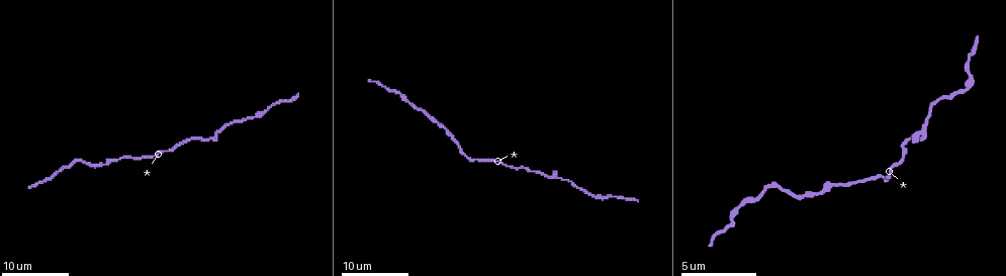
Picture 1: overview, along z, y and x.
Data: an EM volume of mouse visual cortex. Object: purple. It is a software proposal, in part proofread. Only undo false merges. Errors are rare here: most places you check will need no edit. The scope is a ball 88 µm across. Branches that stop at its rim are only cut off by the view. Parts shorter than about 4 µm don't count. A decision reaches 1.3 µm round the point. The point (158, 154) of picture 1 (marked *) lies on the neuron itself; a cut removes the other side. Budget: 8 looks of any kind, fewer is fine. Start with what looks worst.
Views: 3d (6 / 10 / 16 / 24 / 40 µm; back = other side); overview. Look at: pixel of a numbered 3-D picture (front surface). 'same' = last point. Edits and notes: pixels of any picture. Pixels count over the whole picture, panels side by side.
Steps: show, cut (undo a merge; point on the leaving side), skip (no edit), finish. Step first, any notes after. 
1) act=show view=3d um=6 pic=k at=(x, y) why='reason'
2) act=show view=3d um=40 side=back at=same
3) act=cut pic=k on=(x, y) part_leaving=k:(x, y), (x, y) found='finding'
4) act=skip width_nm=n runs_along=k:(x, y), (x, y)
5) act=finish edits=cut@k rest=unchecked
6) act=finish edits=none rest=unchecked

act=show view=3d um=16 pic=1 at=(926, 127) why='three-way junction'

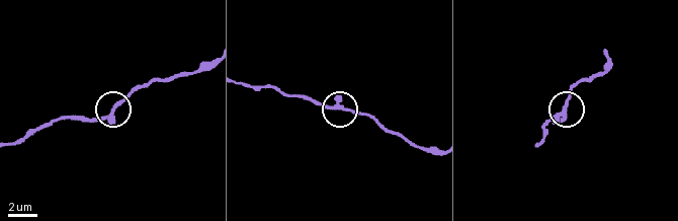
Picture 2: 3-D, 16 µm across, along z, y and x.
act=show view=3d um=6 pic=2 at=(566, 109) why='zoom in'

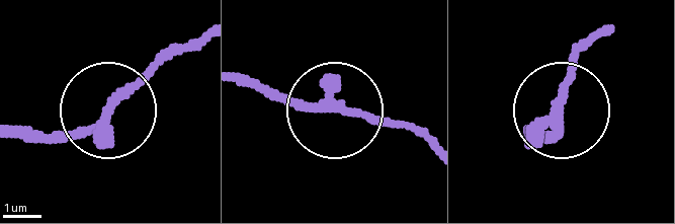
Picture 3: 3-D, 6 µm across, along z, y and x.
act=skip width_nm=220 found='continuous, no second neuron'

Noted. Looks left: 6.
act=show view=3d um=24 pic=1 at=(816, 193) why='thin neck'

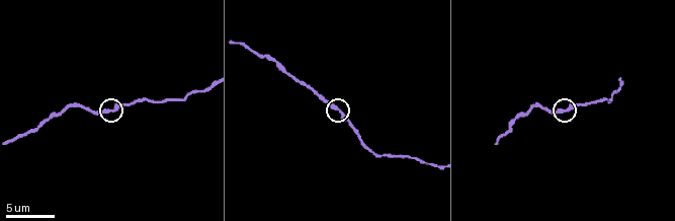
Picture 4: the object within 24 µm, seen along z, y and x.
act=show view=3d um=10 pic=4 at=(341, 111)

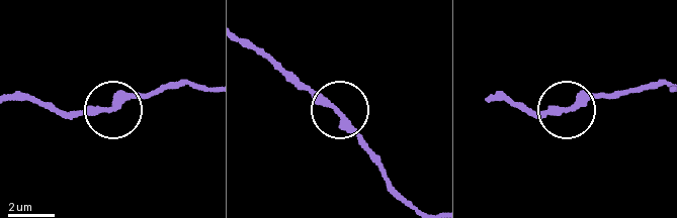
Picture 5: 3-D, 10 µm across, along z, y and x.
act=skip width_nm=280 runs_along=5:(660, 87), (590, 92), (566, 110), (522, 110) found='all the same neuron'

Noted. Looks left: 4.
act=show view=3d um=24 pic=1 at=(251, 117) why='calibre changes'

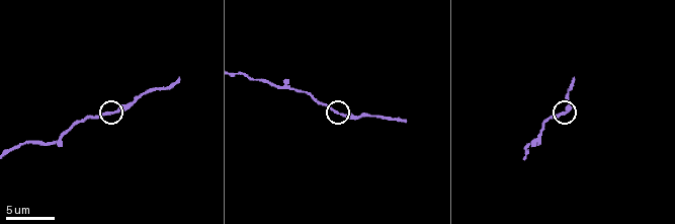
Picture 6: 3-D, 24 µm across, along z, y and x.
act=show view=3d um=6 pic=6 at=(115, 113) why='zoom in'

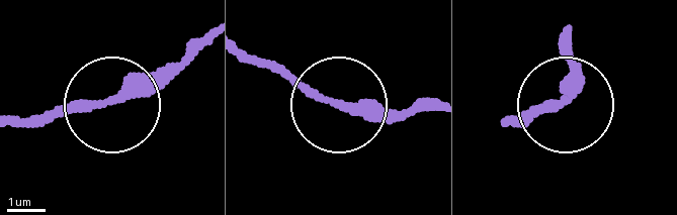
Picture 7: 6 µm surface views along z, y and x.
act=skip found='continuous, no second neuron'

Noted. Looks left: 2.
act=show view=3d um=10 pic=4 at=(63, 112) why='thick turns thin'

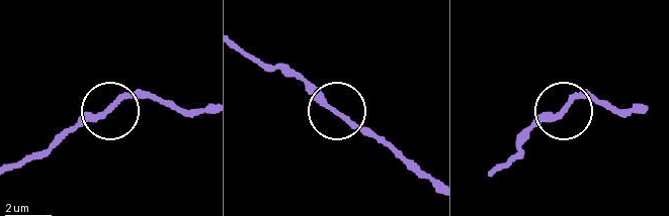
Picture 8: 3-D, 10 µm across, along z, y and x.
act=show view=3d um=10 side=back pic=8 at=(109, 107)

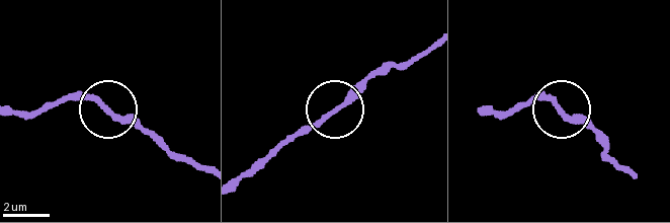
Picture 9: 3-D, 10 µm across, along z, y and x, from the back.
act=skip found='one neuron here'

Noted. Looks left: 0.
act=finish edits=none rest=unchecked

